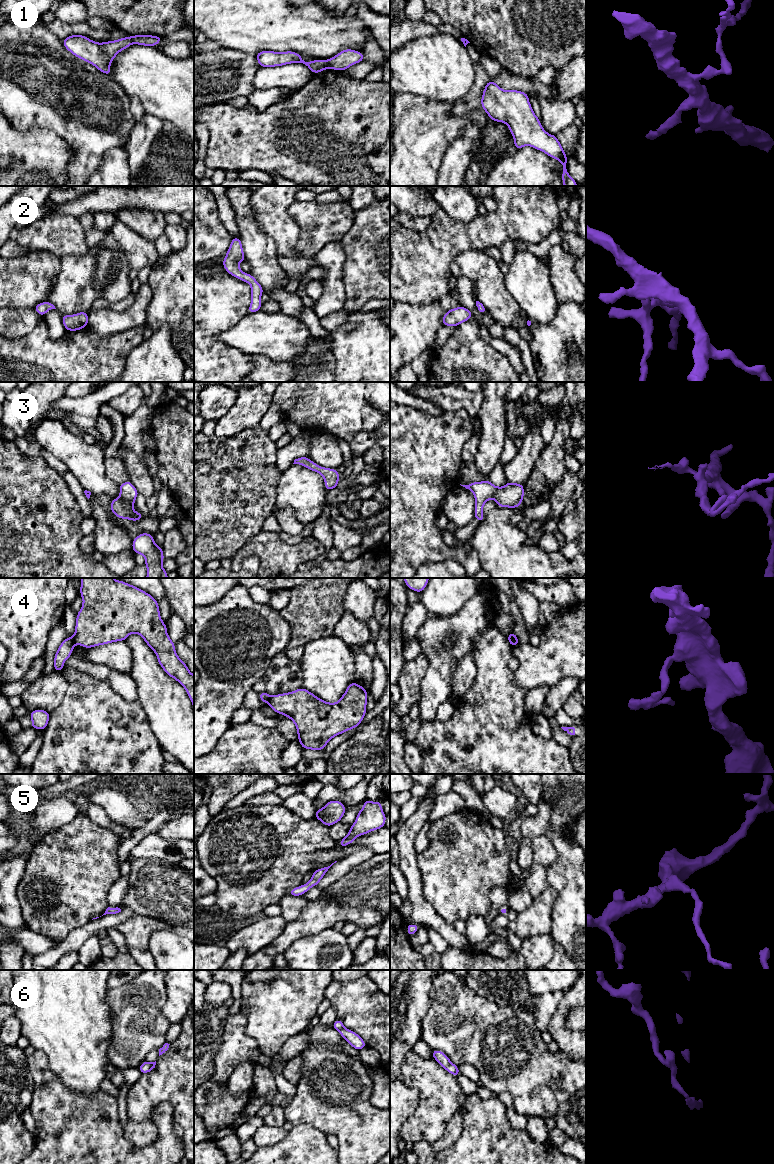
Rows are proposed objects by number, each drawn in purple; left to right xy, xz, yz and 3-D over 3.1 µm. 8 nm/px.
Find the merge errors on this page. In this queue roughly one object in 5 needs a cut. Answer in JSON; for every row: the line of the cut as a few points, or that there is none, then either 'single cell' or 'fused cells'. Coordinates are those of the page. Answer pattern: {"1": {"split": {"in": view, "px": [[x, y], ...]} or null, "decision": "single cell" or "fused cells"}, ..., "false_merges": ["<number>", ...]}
{"1": {"split": null, "decision": "single cell"}, "2": {"split": null, "decision": "single cell"}, "3": {"split": null, "decision": "single cell"}, "4": {"split": {"in": "xy", "px": [[72, 637], [75, 643]]}, "decision": "fused cells"}, "5": {"split": null, "decision": "single cell"}, "6": {"split": null, "decision": "single cell"}, "false_merges": ["4"]}

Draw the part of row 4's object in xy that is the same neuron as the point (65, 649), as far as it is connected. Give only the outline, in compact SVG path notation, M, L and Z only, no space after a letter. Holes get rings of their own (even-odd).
M67 637L58 647L54 656L54 671L63 671L64 662L71 656L74 649L73 637Z

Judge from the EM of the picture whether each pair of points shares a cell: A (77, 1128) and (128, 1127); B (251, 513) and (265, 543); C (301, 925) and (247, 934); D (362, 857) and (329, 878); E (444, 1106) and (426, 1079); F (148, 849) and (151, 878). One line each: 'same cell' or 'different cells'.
A: different cells
B: different cells
C: different cells
D: same cell
E: same cell
F: different cells

